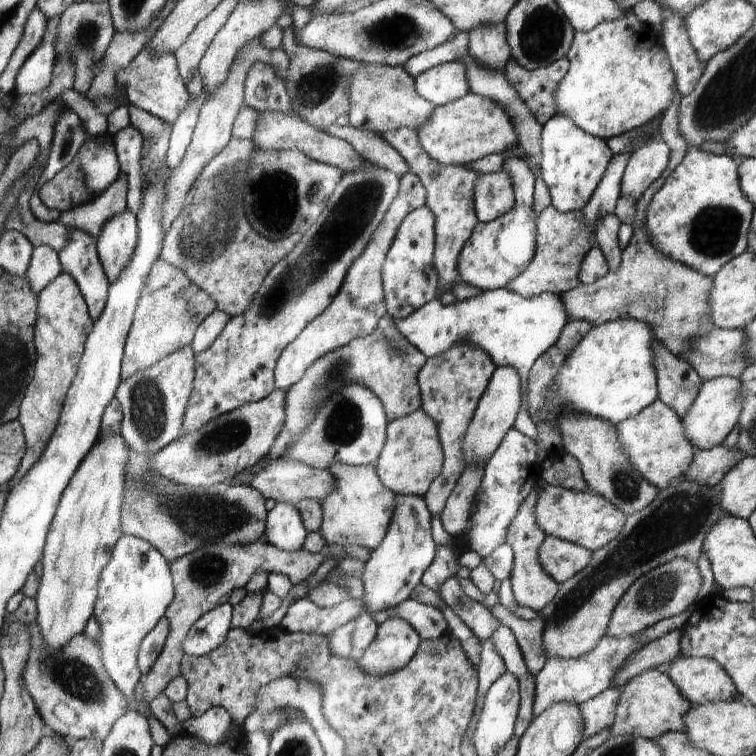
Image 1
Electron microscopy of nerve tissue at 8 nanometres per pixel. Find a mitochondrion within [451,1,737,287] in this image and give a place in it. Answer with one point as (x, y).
(542, 35)

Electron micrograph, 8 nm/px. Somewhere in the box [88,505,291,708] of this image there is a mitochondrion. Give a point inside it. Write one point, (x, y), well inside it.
(208, 570)

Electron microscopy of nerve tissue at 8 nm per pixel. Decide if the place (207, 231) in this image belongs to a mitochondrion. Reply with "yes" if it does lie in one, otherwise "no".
yes

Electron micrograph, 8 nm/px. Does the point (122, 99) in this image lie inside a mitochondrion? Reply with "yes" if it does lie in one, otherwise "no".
no

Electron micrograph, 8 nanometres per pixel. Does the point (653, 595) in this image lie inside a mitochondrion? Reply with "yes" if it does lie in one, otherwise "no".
yes

